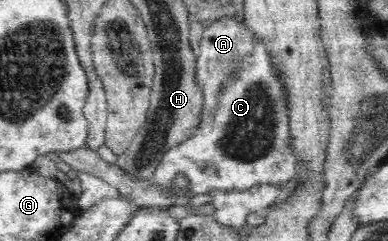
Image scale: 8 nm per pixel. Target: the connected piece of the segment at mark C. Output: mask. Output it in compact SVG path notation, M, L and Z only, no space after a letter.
M256 42L250 56L232 69L231 81L224 92L218 93L218 105L210 119L200 119L198 129L192 137L188 137L180 146L170 149L165 155L156 173L154 180L159 187L171 190L172 183L179 176L183 176L189 186L189 195L206 194L207 191L236 190L244 191L262 184L280 186L296 180L299 169L296 156L290 146L289 117L287 112L287 95L280 80L280 72L271 64L270 54L262 42Z

